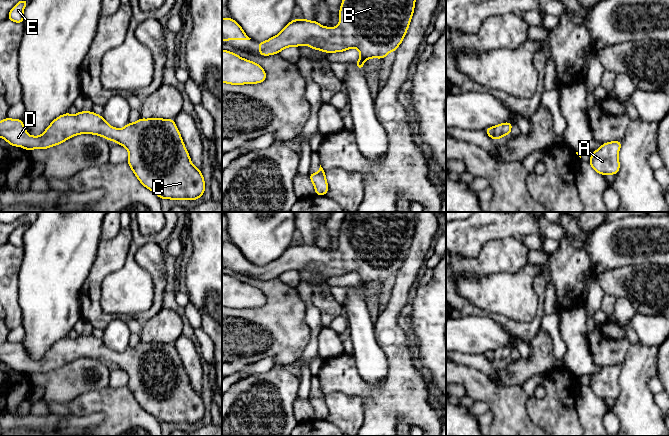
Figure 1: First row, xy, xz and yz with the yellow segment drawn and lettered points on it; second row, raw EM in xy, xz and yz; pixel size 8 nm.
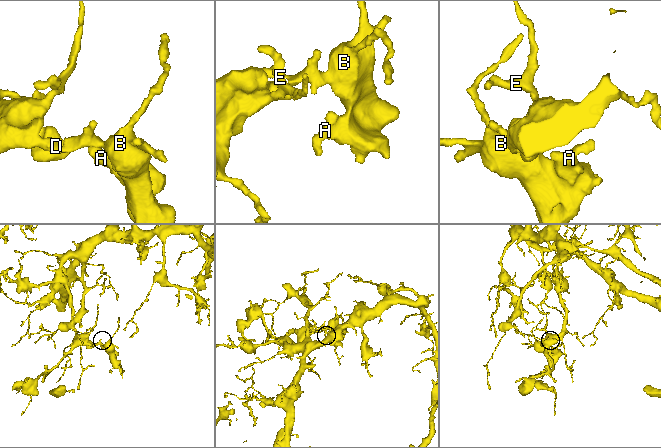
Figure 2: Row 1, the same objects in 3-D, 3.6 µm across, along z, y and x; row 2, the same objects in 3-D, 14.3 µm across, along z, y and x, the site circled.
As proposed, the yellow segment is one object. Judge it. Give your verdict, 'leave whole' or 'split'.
leave whole

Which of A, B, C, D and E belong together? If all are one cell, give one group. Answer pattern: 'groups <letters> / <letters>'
groups A B C D E

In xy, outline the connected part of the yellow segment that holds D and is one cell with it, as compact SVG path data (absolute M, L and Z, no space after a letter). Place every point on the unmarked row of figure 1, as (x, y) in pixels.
M79 335L76 339L65 337L47 351L41 360L30 360L20 343L5 342L0 345L0 361L12 371L21 370L25 374L46 373L63 367L78 358L95 358L124 370L129 377L128 388L143 410L157 418L160 423L196 424L205 415L204 401L191 386L182 361L173 343L140 342L121 353L110 350L93 335Z

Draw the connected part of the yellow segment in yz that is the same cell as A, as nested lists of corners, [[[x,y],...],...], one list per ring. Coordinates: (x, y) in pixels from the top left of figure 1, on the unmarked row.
[[[621,365],[607,366],[591,378],[589,387],[599,398],[615,399],[619,395],[620,387],[618,377],[621,372]]]

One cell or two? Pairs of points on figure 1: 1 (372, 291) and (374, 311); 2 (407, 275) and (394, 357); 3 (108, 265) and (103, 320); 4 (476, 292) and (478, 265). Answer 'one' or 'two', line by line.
1: one
2: one
3: one
4: two

